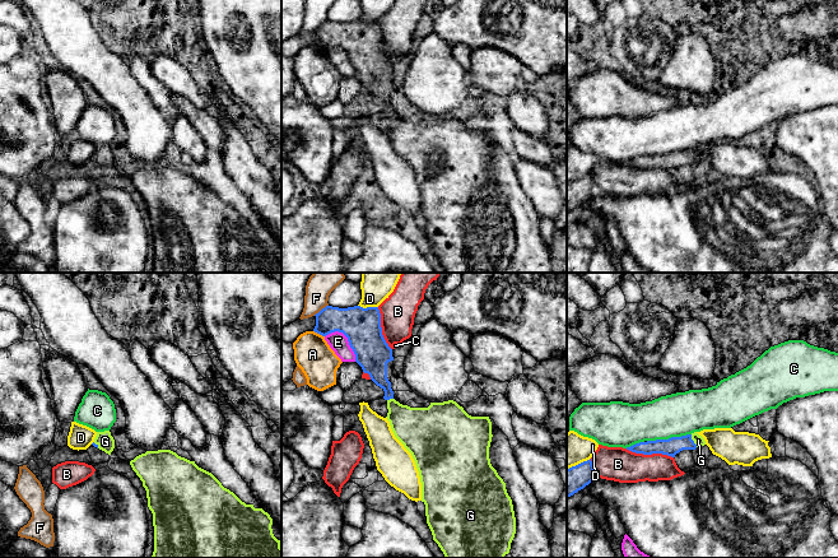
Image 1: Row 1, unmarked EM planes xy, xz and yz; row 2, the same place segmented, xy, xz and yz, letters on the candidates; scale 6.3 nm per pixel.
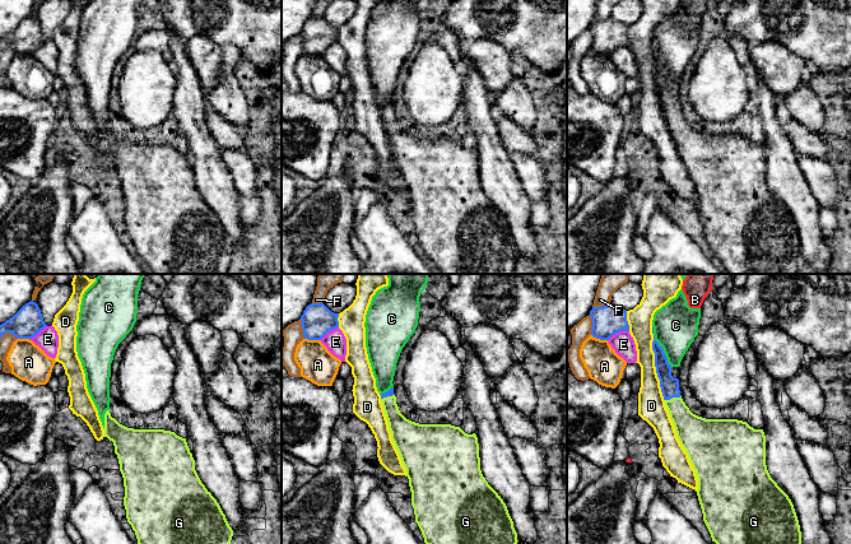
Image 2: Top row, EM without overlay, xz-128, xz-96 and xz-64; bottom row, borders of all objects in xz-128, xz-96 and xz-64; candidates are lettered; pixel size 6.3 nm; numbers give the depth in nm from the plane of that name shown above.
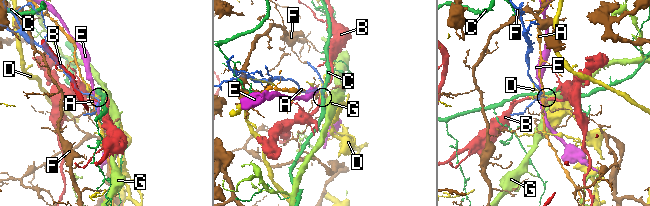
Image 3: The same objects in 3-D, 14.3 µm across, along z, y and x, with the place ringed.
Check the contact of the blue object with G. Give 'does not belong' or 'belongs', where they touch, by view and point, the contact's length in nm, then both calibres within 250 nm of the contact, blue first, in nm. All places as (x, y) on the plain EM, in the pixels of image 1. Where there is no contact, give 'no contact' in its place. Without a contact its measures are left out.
belongs; contact yz (693, 156); length 90 nm; calibres 110 and 70 nm

